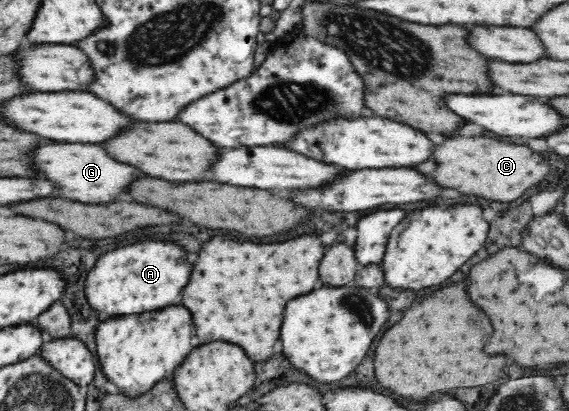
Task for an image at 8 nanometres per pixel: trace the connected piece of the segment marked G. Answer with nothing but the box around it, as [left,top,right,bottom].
[36,144,142,204]

